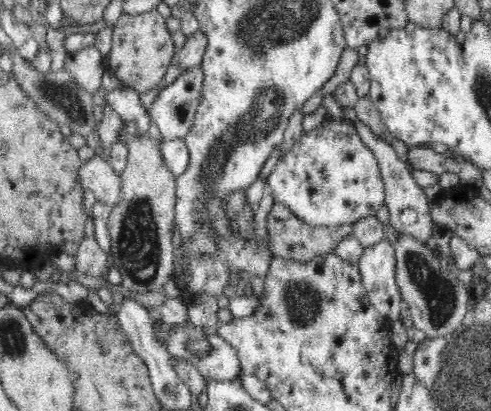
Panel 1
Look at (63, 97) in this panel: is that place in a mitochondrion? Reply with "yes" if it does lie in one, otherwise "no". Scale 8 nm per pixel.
yes

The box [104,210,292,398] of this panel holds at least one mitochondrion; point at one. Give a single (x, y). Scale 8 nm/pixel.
(189, 345)

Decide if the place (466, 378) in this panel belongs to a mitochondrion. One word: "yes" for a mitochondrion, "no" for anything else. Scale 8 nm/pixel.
yes

